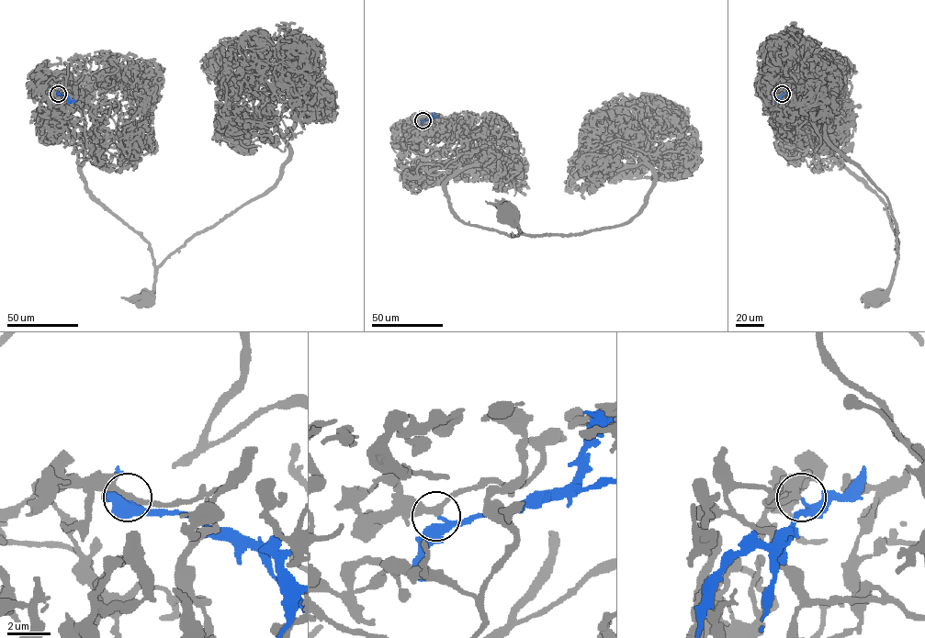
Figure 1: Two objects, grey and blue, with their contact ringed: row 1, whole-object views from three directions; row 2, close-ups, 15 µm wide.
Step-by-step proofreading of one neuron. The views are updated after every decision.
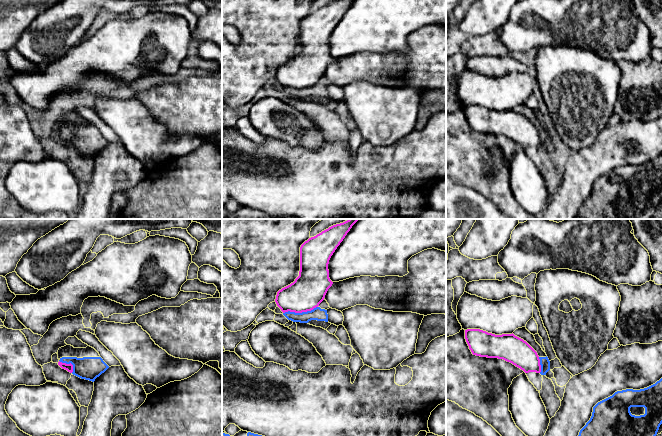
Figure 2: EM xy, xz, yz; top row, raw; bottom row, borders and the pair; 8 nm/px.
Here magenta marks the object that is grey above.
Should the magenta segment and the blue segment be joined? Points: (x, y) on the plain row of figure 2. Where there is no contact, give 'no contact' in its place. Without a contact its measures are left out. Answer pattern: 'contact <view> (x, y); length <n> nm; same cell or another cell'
contact xz (300, 88); length 280 nm; another cell

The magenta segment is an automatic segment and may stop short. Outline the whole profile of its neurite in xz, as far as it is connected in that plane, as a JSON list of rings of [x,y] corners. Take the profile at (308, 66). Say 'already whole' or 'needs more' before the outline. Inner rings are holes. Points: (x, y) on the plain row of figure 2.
already whole; [[[336,0],[309,14],[300,23],[300,47],[293,59],[277,68],[275,78],[283,89],[302,89],[318,83],[333,58],[329,54],[328,40],[331,32],[354,0]]]

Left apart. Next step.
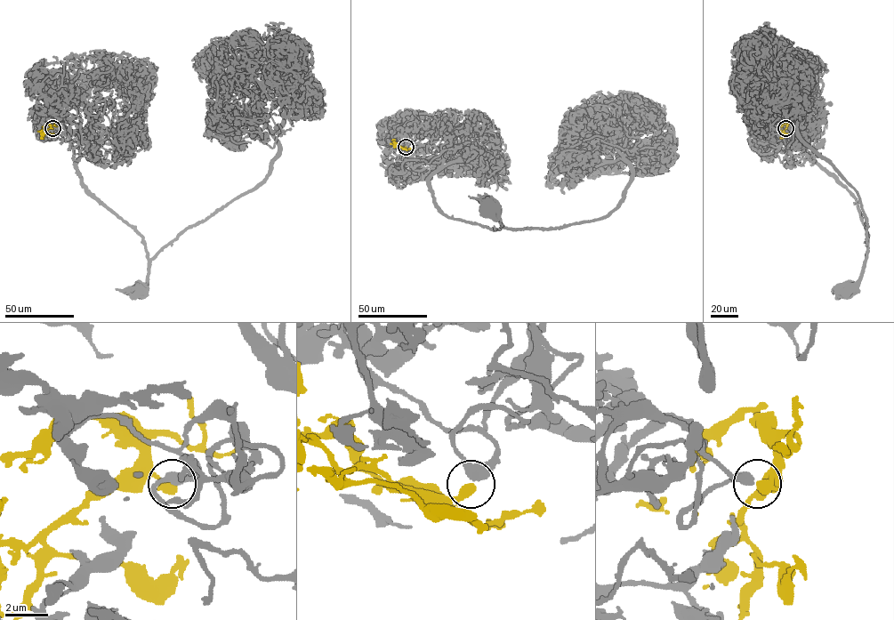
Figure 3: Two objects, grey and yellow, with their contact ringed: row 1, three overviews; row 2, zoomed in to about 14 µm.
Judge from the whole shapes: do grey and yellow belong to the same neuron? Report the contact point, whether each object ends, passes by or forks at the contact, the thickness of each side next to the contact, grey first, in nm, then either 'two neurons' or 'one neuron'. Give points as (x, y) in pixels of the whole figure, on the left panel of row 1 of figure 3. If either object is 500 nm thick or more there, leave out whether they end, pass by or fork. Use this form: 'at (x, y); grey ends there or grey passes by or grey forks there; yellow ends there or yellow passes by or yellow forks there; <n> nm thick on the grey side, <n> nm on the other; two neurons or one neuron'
at (52, 128); grey passes by; yellow ends there; 400 nm thick on the grey side, 460 nm on the other; one neuron

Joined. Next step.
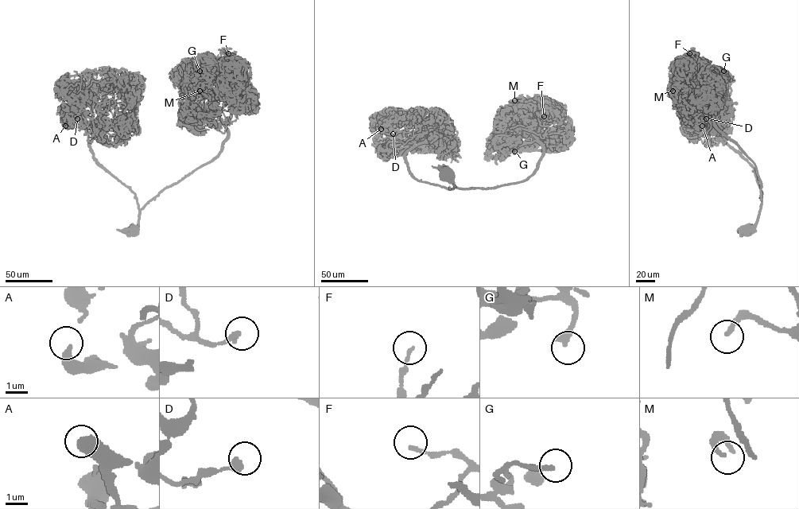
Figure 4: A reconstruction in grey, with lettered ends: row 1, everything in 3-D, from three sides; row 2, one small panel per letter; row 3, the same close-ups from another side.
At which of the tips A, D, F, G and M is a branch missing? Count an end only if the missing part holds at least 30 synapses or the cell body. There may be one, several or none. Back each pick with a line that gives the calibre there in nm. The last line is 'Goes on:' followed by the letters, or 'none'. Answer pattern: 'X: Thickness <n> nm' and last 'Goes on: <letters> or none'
F: Thickness 150 nm
G: Thickness 280 nm
M: Thickness 180 nm
Goes on: F, G, M

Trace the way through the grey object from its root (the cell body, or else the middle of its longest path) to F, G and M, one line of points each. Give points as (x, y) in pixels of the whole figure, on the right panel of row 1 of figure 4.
F: (748, 231), (756, 221), (761, 203), (761, 182), (756, 167), (706, 115), (697, 89), (685, 74), (689, 53)
G: (748, 231), (761, 207), (761, 182), (754, 162), (714, 122), (715, 109), (723, 91), (711, 72), (723, 71)
M: (748, 231), (756, 221), (761, 203), (761, 182), (754, 164), (693, 106), (685, 91), (680, 88), (672, 91)

